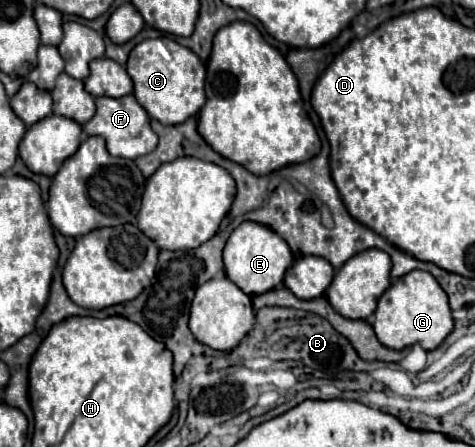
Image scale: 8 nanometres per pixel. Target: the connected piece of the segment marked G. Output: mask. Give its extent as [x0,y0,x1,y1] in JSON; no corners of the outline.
[373,271,453,351]

